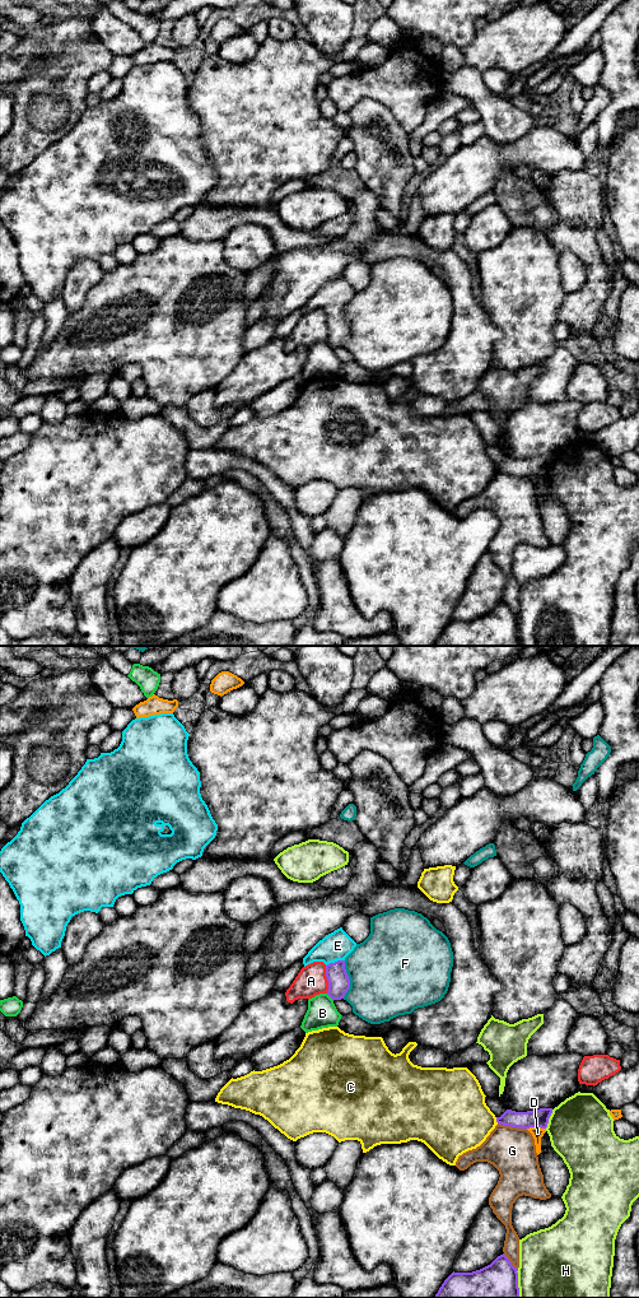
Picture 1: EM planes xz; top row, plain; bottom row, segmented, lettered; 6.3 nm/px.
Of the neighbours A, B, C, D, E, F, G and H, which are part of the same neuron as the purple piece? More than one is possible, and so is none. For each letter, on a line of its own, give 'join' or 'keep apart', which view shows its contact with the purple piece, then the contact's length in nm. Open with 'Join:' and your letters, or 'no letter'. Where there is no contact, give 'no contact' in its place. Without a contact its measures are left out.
Join: E
A: keep apart; meets purple in xz; contact 180 nm long
B: keep apart; meets purple in xz; contact 60 nm long
C: keep apart; meets purple in xz; contact 40 nm long
D: keep apart; meets purple in xz; contact 120 nm long
E: join; meets purple in xz; contact 130 nm long
F: keep apart; meets purple in xz; contact 240 nm long
G: keep apart; meets purple in xz; contact 190 nm long
H: keep apart; meets purple in xz; contact 130 nm long

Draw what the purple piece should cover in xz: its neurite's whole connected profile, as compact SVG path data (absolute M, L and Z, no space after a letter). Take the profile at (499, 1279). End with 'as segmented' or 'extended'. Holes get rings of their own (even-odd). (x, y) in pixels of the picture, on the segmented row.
M503 1253L472 1273L452 1273L434 1298L519 1298L518 1269Z; as segmented

